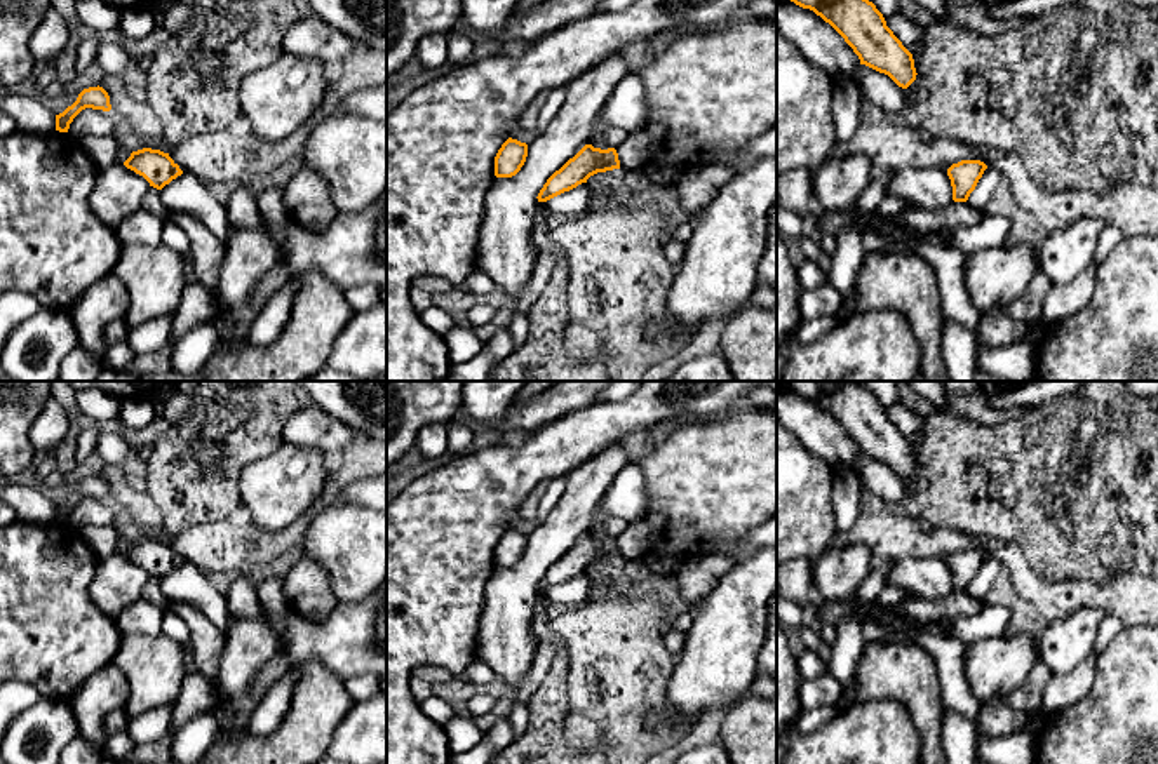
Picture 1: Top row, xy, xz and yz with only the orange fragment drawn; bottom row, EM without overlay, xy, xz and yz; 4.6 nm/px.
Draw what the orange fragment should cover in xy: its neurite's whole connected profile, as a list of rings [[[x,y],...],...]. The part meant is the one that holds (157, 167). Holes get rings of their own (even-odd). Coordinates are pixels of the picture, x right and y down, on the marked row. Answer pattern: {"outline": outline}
{"outline": [[[151,148],[132,151],[124,165],[143,176],[150,186],[157,190],[162,190],[165,184],[183,174],[169,153]]]}

